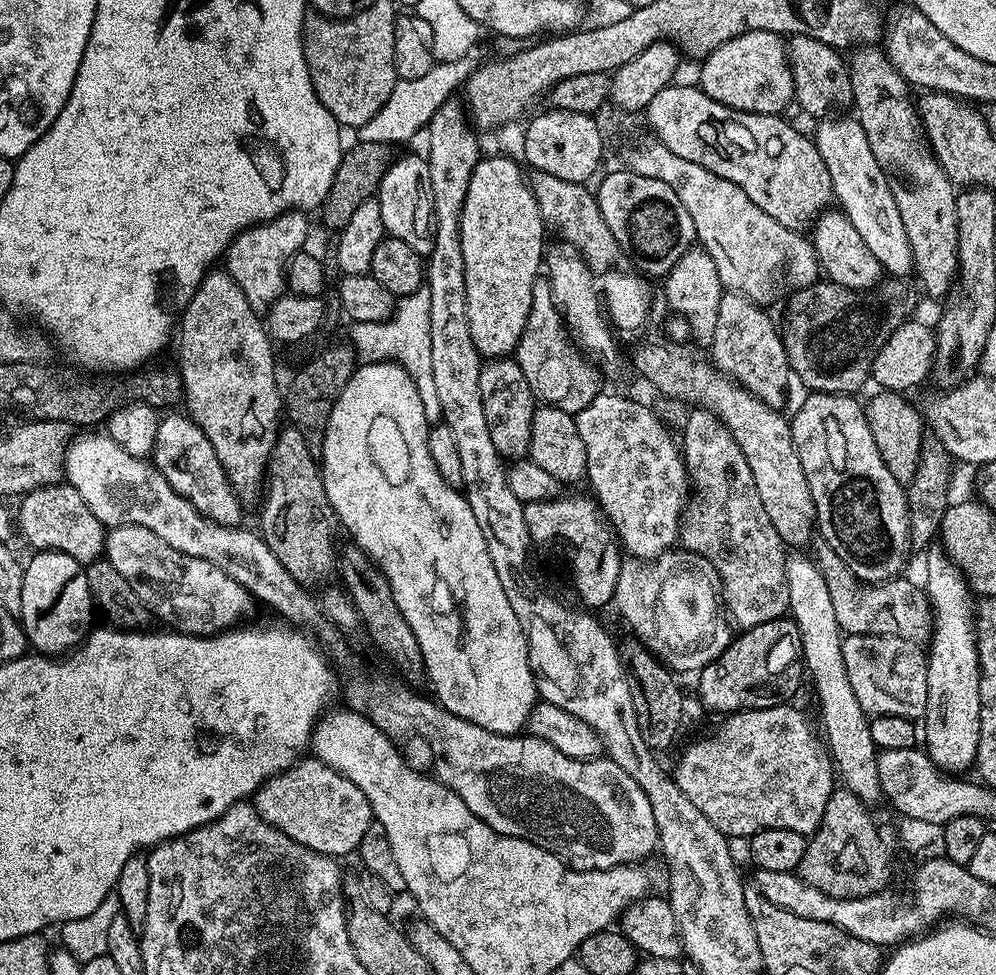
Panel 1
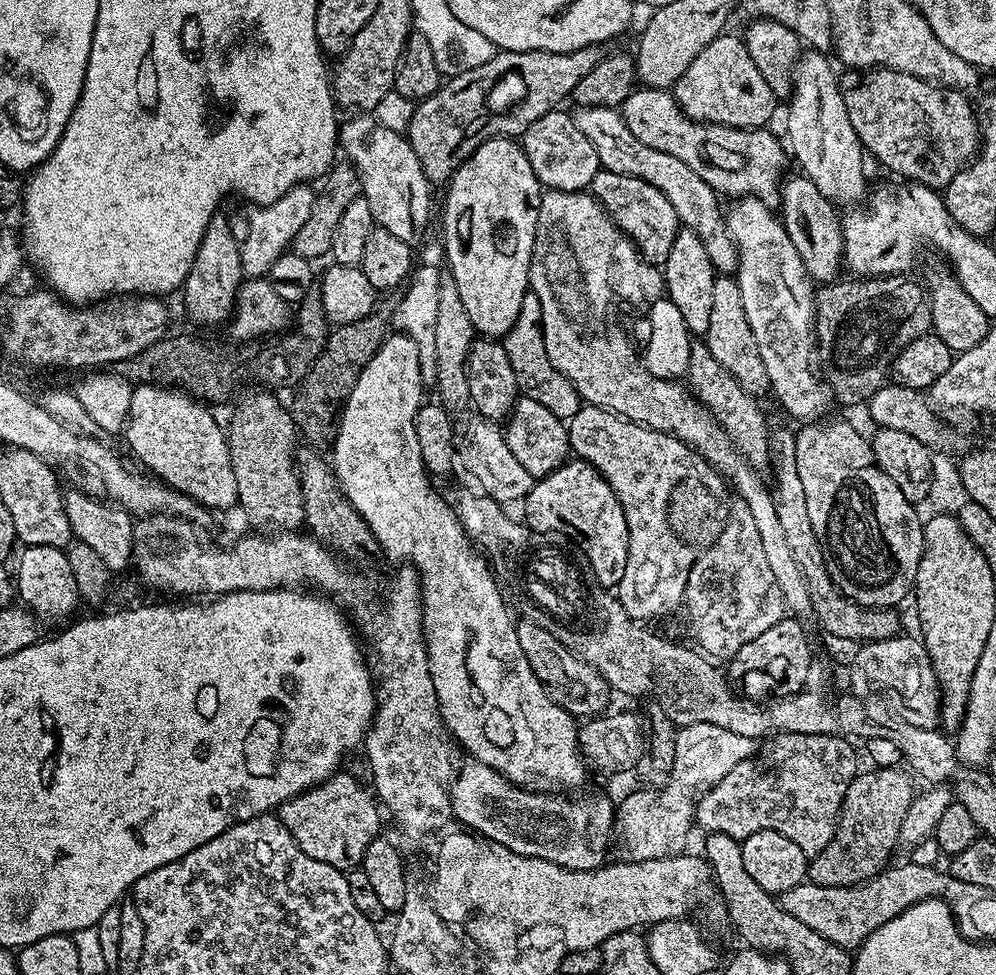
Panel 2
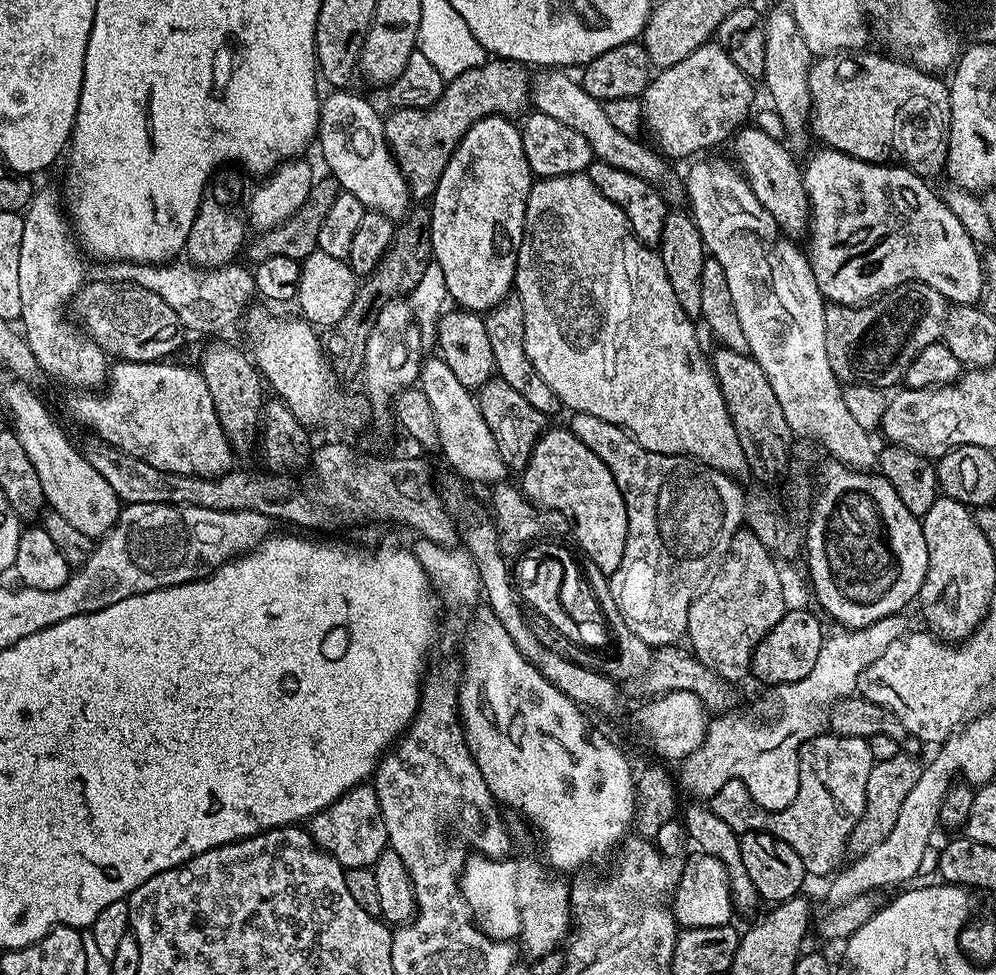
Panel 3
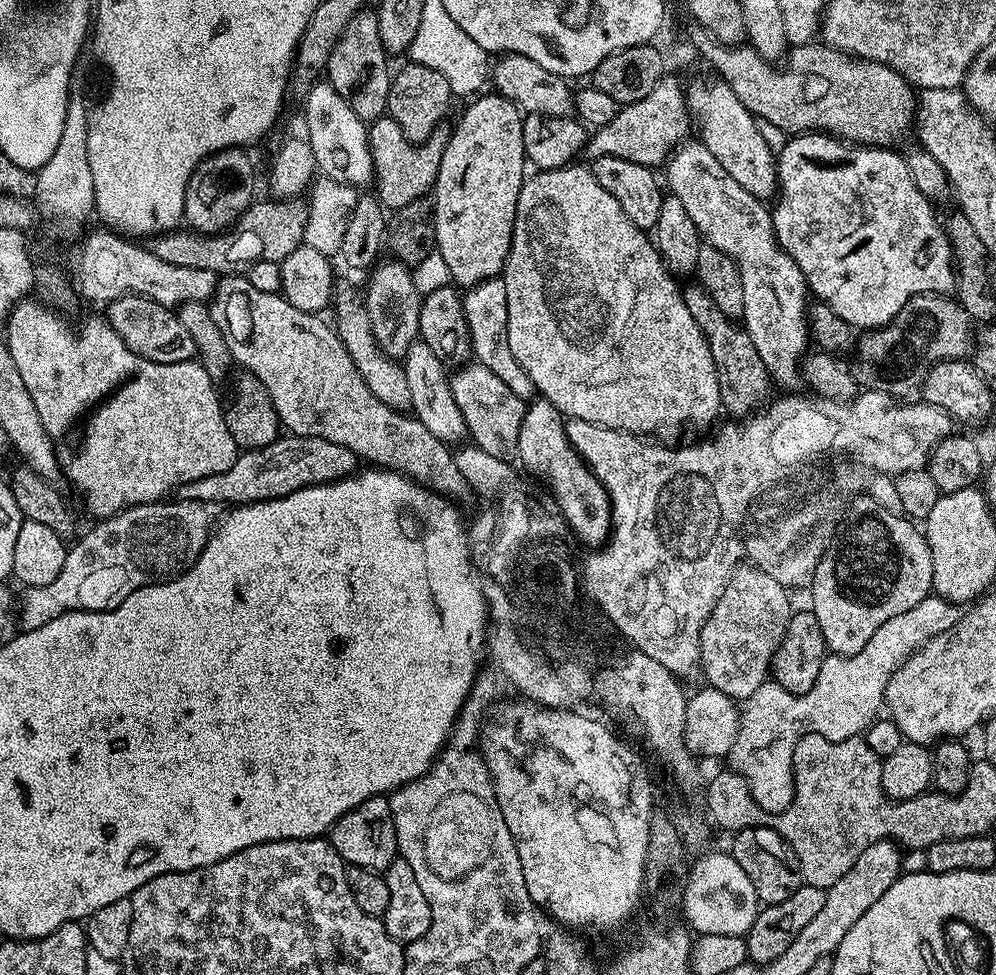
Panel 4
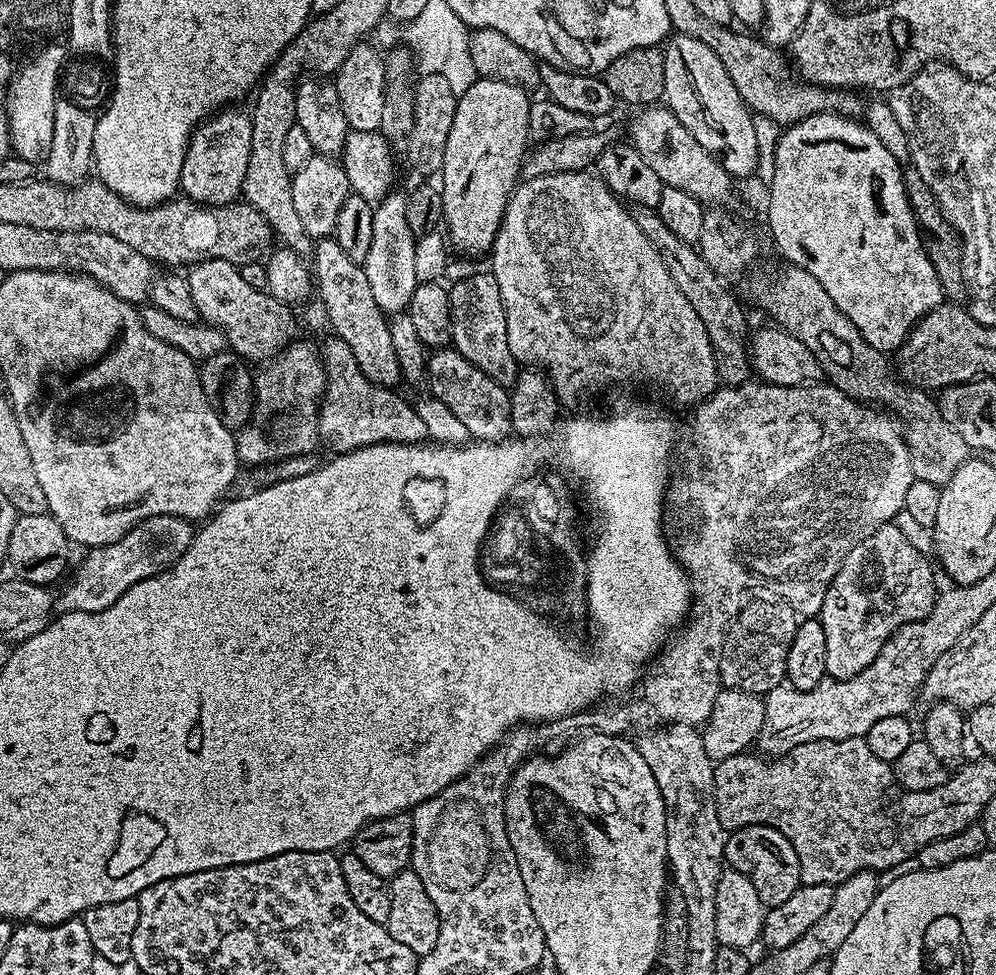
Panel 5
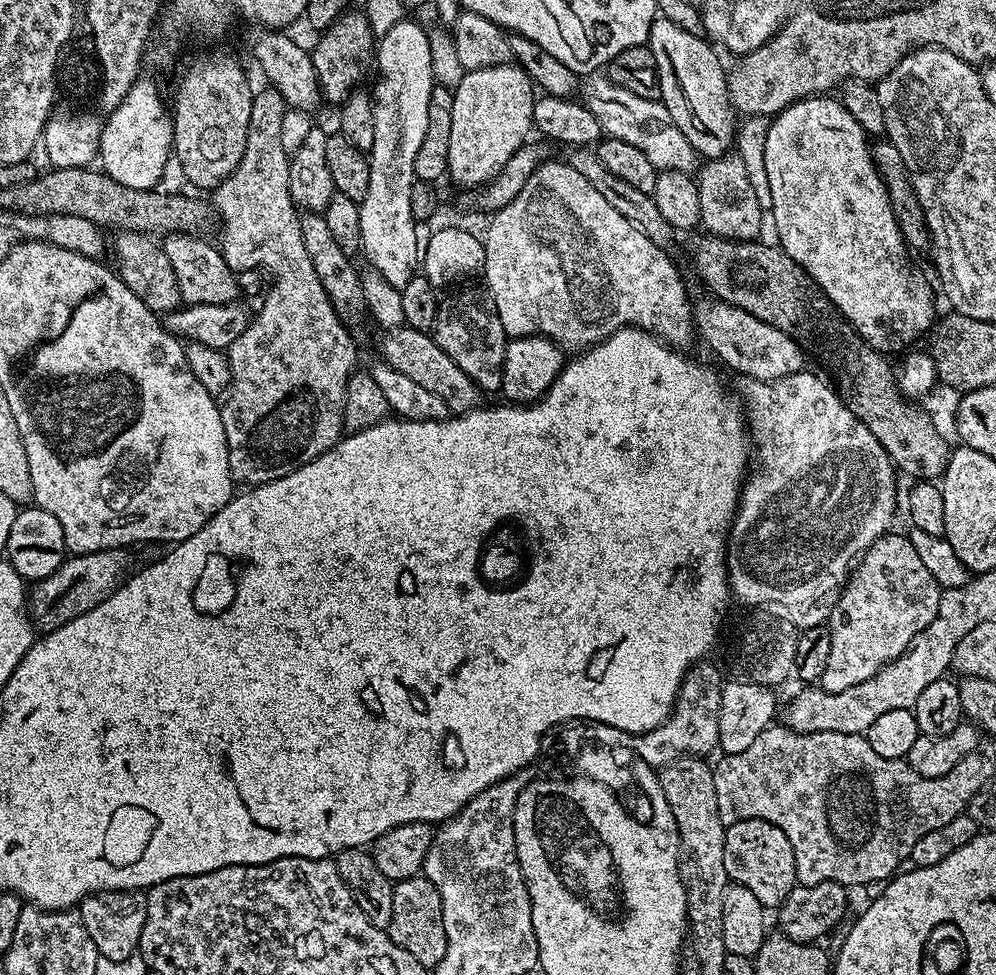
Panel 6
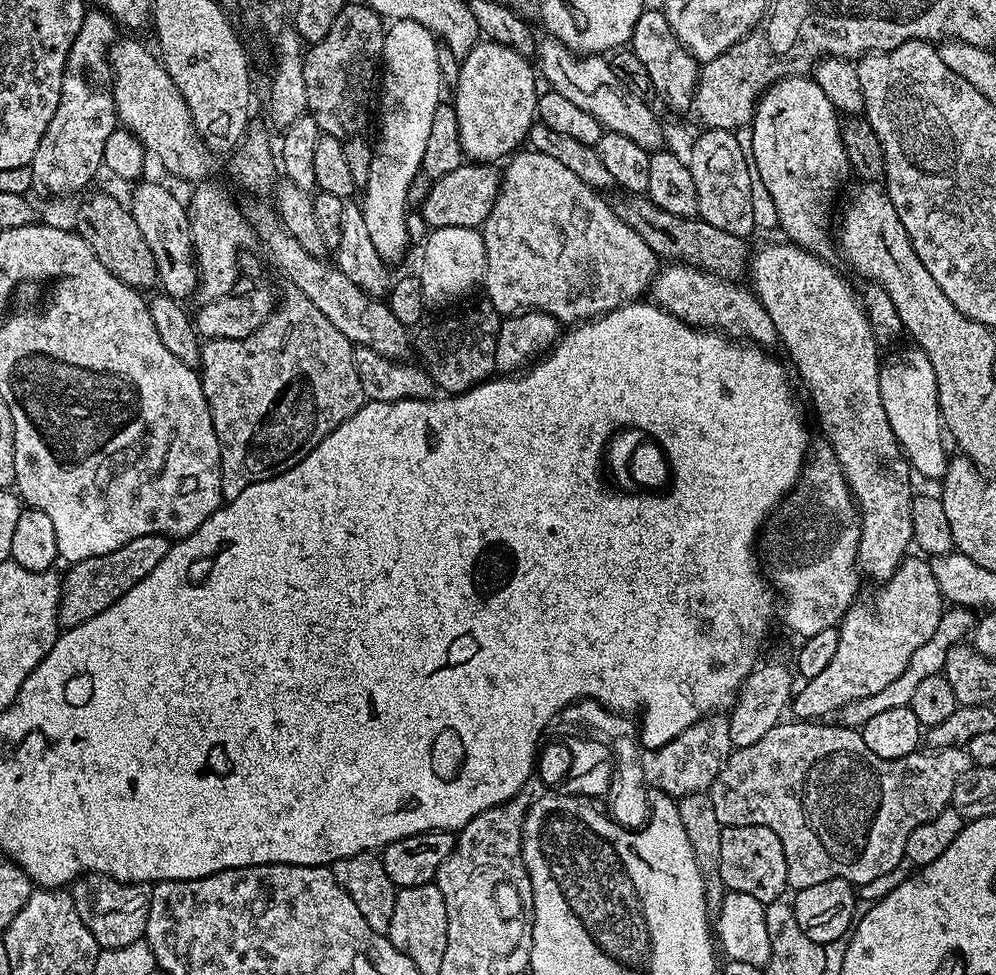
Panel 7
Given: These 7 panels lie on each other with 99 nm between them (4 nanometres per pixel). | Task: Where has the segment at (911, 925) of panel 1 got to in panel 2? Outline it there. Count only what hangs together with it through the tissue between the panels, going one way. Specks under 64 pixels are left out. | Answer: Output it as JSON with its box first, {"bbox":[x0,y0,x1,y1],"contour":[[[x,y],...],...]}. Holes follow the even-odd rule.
{"bbox":[779,862,978,950],"contour":[[[913,862],[895,864],[866,883],[849,888],[822,886],[811,882],[799,884],[779,893],[780,908],[786,910],[786,914],[794,914],[798,922],[810,926],[810,930],[822,934],[822,938],[834,942],[838,947],[856,950],[866,938],[870,938],[870,934],[874,934],[874,930],[890,922],[890,918],[898,918],[898,914],[920,900],[946,897],[948,907],[954,909],[961,907],[962,903],[971,904],[978,896],[977,889],[972,888],[970,882],[962,882],[947,871],[939,872],[939,867],[916,865]]]}

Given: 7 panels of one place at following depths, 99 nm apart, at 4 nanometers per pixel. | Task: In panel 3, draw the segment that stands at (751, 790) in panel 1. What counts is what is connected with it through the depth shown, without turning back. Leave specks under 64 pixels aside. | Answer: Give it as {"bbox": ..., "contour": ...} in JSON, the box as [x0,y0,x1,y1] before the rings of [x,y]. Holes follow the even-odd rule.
{"bbox":[710,734,874,877],"contour":[[[821,734],[808,740],[800,747],[800,781],[798,794],[790,806],[781,812],[768,812],[759,808],[752,800],[752,795],[746,790],[741,780],[728,780],[722,790],[718,790],[710,798],[710,807],[726,826],[733,828],[737,834],[746,832],[770,832],[778,839],[784,840],[802,858],[802,866],[809,877],[831,877],[841,867],[840,859],[848,852],[848,839],[858,822],[862,818],[866,806],[866,782],[874,761],[870,754],[867,739],[862,737],[839,736],[835,734]]]}

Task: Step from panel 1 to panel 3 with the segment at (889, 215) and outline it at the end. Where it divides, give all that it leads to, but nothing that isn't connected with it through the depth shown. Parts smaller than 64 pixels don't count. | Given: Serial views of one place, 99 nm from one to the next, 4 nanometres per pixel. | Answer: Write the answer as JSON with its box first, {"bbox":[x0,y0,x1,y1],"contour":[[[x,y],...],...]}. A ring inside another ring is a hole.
{"bbox":[762,6,814,134],"contour":[[[780,6],[762,20],[764,30],[764,74],[762,83],[768,87],[772,95],[771,107],[781,116],[787,131],[794,134],[806,128],[810,116],[812,95],[808,89],[808,71],[814,63],[814,53],[806,46],[806,38],[802,38],[802,30],[794,22],[787,7]]]}

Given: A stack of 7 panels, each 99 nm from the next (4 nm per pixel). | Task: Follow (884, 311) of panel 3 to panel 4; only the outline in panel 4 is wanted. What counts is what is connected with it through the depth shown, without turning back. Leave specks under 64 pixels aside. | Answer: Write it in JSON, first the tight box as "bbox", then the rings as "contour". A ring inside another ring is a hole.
{"bbox":[854,292,974,398],"contour":[[[926,292],[914,297],[885,328],[873,328],[865,331],[864,336],[855,345],[856,368],[854,375],[865,389],[885,392],[897,398],[907,397],[907,392],[914,393],[921,387],[928,372],[944,360],[964,360],[974,347],[974,324],[967,312],[951,295]]]}

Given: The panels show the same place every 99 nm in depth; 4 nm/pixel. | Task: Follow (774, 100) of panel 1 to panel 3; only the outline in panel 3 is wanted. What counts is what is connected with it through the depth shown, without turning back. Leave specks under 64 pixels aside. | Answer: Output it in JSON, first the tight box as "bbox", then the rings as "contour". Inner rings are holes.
{"bbox":[642,42,756,161],"contour":[[[718,42],[698,46],[698,50],[682,58],[682,62],[659,69],[642,97],[642,116],[647,131],[649,128],[656,139],[655,147],[675,161],[683,156],[707,153],[704,152],[707,148],[724,139],[727,141],[747,121],[744,119],[753,115],[756,92],[752,84],[753,81],[738,70],[734,58],[730,58]]]}

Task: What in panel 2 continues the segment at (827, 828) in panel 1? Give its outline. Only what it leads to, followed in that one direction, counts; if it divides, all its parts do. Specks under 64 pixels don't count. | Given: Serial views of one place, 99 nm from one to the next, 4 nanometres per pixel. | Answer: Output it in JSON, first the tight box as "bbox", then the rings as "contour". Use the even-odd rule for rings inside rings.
{"bbox":[807,766,914,888],"contour":[[[900,766],[869,769],[857,773],[850,782],[840,817],[836,819],[834,838],[826,842],[826,850],[822,850],[822,854],[808,861],[807,879],[813,884],[839,888],[864,884],[889,867],[893,859],[892,851],[900,844],[899,828],[914,797],[914,780]]]}

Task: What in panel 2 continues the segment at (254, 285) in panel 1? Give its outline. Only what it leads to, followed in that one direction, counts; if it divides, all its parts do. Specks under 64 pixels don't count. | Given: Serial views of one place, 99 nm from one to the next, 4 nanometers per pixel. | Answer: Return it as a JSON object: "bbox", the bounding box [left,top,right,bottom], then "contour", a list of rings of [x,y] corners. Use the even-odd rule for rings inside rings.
{"bbox":[230,184,315,278],"contour":[[[299,184],[297,188],[286,190],[286,194],[282,194],[280,198],[269,204],[245,203],[244,208],[240,208],[236,213],[231,213],[230,223],[232,233],[238,242],[238,254],[242,258],[242,266],[240,269],[244,271],[245,277],[248,278],[264,278],[267,277],[270,266],[274,266],[274,262],[278,260],[283,252],[289,251],[292,246],[294,234],[298,234],[298,230],[302,230],[302,225],[310,218],[310,210],[314,210],[315,191],[308,184]]]}

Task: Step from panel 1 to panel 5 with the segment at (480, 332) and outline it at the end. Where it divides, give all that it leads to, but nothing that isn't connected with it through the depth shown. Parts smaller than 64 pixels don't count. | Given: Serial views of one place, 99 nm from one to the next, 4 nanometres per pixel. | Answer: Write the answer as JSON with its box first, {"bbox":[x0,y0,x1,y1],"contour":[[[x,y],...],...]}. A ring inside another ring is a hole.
{"bbox":[438,78,532,256],"contour":[[[478,78],[457,99],[454,126],[450,126],[450,138],[446,138],[444,167],[438,173],[444,211],[442,224],[455,251],[457,248],[468,256],[491,253],[530,148],[528,123],[532,100],[528,95],[516,84]]]}

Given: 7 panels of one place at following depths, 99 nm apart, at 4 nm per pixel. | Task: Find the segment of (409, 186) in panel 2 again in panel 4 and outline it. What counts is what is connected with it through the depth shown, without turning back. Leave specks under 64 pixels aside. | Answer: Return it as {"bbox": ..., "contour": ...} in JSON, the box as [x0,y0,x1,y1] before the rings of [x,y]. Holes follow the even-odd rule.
{"bbox":[303,82,372,186],"contour":[[[326,82],[313,83],[312,89],[303,97],[304,100],[304,128],[310,150],[314,150],[316,167],[327,179],[337,180],[343,184],[361,186],[371,185],[372,159],[368,145],[368,124],[354,110],[334,86]]]}

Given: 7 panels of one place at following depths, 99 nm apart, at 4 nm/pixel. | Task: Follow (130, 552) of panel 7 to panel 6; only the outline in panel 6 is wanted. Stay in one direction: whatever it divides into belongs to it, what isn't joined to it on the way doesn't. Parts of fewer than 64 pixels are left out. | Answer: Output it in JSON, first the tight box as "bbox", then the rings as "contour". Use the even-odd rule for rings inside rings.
{"bbox":[28,548,130,633],"contour":[[[111,548],[81,556],[69,555],[62,562],[62,566],[54,570],[54,574],[39,581],[31,589],[28,611],[33,625],[41,633],[53,632],[58,630],[58,626],[66,626],[66,622],[74,622],[74,618],[94,610],[94,606],[113,596],[129,575],[128,554],[130,554],[128,548]]]}

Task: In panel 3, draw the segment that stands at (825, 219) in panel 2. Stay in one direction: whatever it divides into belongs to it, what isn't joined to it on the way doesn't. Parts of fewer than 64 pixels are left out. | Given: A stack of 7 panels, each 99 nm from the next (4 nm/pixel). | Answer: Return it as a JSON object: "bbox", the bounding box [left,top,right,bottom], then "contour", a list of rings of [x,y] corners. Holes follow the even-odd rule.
{"bbox":[731,126,810,238],"contour":[[[757,126],[748,127],[741,127],[731,141],[732,148],[736,151],[735,163],[754,190],[754,198],[758,198],[758,202],[762,202],[762,206],[770,210],[781,232],[789,238],[797,238],[796,236],[800,235],[803,237],[810,228],[810,209],[808,195],[804,189],[801,161],[798,162],[792,157],[792,152],[787,148],[788,144],[785,141],[775,141]]]}

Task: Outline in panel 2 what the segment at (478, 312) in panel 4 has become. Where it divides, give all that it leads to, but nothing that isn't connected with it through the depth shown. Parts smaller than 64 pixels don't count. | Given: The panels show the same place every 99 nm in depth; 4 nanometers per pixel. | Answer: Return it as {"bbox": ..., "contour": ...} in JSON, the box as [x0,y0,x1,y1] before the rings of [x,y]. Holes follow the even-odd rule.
{"bbox":[502,290,582,420],"contour":[[[529,290],[522,298],[522,310],[518,310],[518,320],[503,336],[502,343],[510,358],[510,367],[514,370],[514,378],[521,393],[534,398],[534,402],[542,402],[542,406],[546,406],[546,410],[550,410],[550,414],[560,420],[572,420],[582,407],[582,401],[570,378],[560,373],[546,354],[546,342],[542,334],[542,306],[538,302],[538,294]]]}

